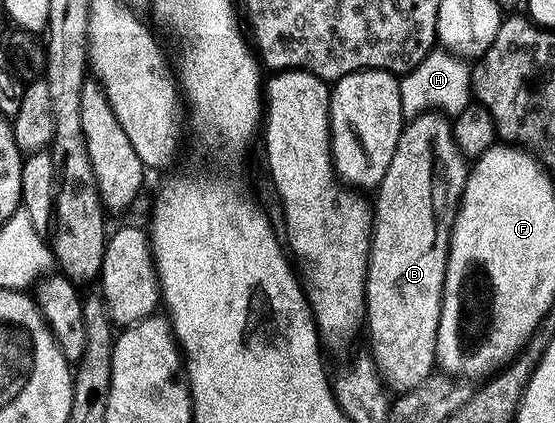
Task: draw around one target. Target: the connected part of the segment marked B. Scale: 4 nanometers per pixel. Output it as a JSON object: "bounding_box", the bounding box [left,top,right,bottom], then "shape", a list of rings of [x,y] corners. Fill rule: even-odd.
{"bounding_box":[365,112,468,391],"shape":[[[428,112],[418,114],[404,125],[397,152],[393,152],[393,160],[389,160],[385,176],[374,187],[371,253],[367,256],[365,284],[365,334],[367,330],[367,342],[371,345],[369,356],[392,391],[417,388],[417,384],[421,384],[421,380],[428,378],[436,369],[437,324],[441,314],[443,273],[447,267],[449,241],[442,214],[447,198],[455,204],[463,195],[468,169],[468,159],[458,148],[452,123],[442,113]]]}

